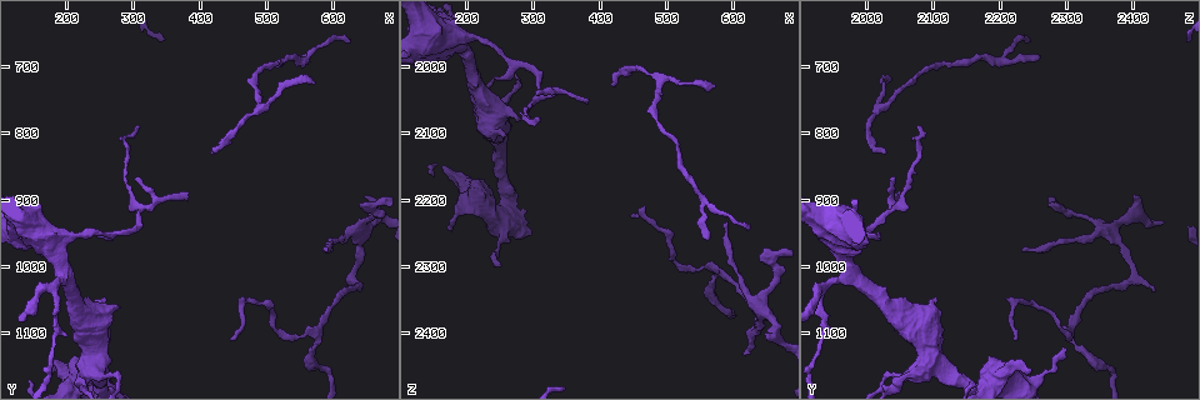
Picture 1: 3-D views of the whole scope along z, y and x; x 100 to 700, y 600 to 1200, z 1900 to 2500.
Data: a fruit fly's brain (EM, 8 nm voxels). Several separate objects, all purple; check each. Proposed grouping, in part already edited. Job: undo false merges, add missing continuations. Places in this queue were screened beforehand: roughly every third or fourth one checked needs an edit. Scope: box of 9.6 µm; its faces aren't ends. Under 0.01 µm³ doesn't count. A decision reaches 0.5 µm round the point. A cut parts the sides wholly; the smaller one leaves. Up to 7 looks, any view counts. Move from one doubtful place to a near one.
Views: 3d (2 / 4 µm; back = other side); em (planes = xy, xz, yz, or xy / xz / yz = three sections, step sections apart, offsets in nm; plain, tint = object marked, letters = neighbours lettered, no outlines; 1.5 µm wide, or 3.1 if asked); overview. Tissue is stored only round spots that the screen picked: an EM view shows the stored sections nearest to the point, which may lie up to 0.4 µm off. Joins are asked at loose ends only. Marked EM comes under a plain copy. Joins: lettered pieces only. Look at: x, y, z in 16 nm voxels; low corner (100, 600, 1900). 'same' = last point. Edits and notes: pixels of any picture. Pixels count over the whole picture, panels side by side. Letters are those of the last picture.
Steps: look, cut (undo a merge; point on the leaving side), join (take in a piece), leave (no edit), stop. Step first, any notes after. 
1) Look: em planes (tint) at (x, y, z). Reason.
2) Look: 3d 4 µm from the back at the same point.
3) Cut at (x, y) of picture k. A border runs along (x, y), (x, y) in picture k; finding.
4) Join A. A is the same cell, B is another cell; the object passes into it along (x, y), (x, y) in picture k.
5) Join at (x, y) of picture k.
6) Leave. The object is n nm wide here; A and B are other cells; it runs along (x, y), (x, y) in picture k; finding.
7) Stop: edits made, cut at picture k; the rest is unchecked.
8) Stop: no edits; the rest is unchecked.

Look: 3d 2 µm at (310, 920, 2035). Sharp bend.

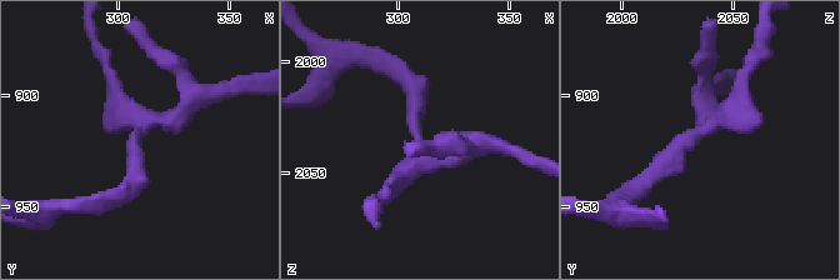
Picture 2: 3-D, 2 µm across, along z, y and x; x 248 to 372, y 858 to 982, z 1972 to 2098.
Look: em xy step 4 (letters) at (311, 916, 2036).

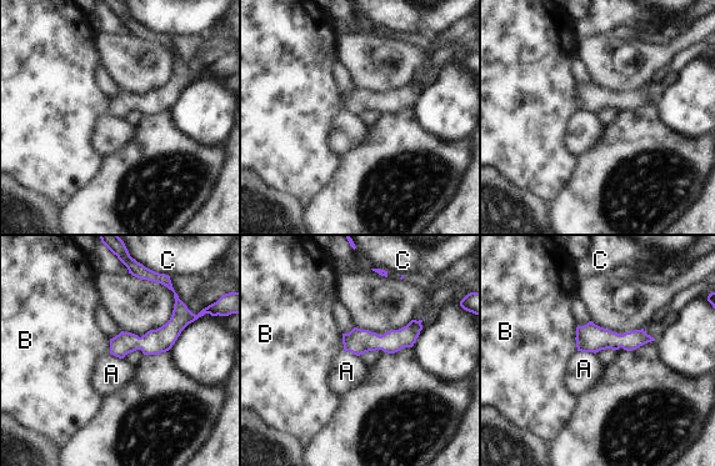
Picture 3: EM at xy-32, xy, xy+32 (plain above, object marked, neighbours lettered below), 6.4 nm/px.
Leave. The longest contact is with B, 170 nm; A, B and C are other cells; all the same cell.

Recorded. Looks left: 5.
Look: 3d 4 µm at (420, 835, 2025). Thin end.

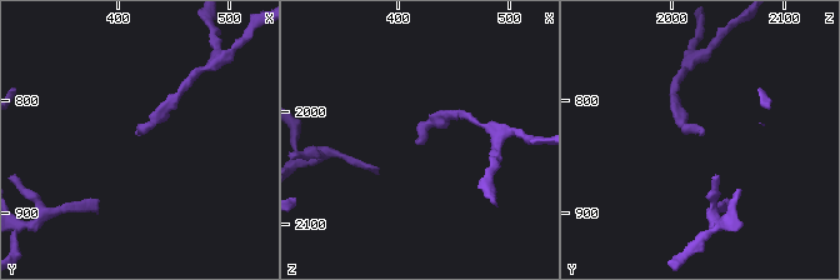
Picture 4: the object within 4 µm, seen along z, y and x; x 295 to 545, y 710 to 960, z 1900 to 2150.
Look: em planes (letters) at (420, 830, 2030). Now the EM.

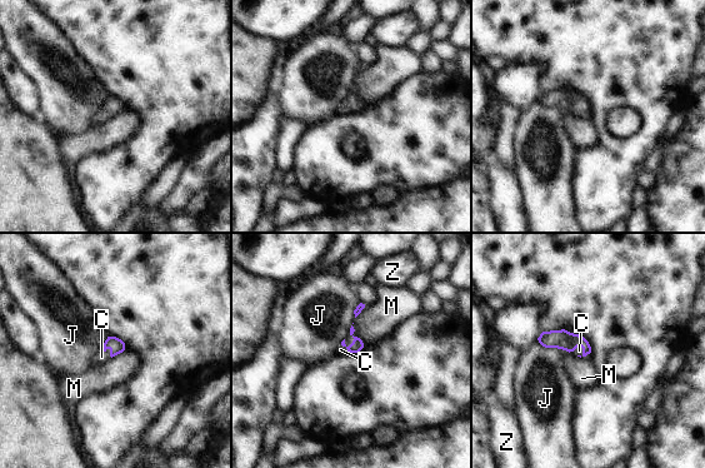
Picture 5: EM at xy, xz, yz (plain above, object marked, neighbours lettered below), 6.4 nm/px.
Join C. C is the same cell, J, M and Z are other cells; the object passes into it along (356, 345), (351, 343), (340, 349) in picture 5; the cell continues.

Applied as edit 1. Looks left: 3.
Look: em planes (letters) at (590, 975, 2240). Thin end.

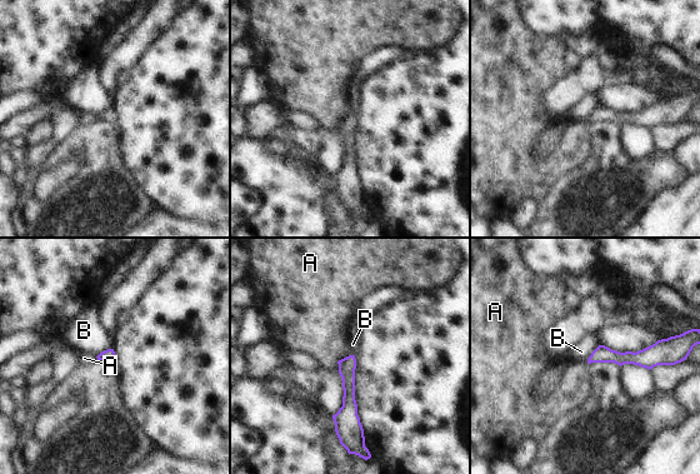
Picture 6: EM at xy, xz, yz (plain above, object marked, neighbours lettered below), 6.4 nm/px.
Leave. A and B are other cells; no lettered piece goes on from it.

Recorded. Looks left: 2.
Stop: edits made, join at picture 5; the rest is unchecked.

